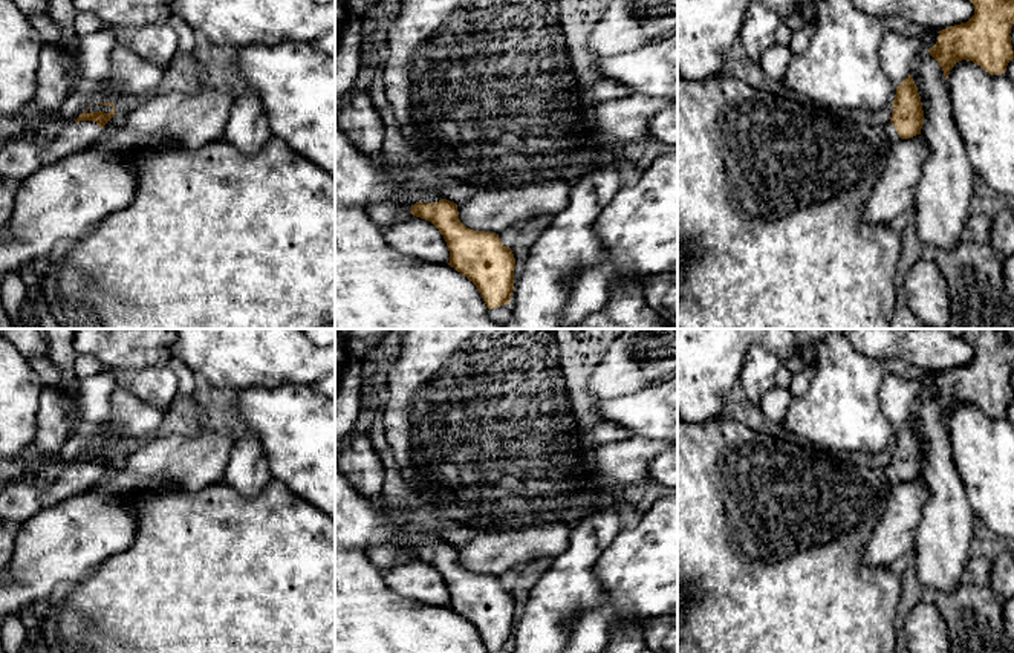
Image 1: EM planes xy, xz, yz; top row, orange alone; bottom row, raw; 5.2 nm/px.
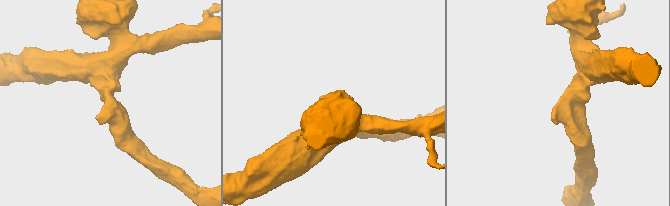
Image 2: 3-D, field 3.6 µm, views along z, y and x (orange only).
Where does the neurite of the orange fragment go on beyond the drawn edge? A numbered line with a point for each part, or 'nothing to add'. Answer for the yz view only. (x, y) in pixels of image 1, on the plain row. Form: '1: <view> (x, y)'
1: yz (892, 477)

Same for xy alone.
1: xy (75, 479)

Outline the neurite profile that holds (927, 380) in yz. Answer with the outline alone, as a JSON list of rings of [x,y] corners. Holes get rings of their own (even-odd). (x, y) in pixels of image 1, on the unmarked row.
[[[879,359],[878,362],[884,367],[887,375],[896,375],[907,381],[919,382],[925,393],[931,391],[939,379],[939,373],[918,369],[901,359]]]

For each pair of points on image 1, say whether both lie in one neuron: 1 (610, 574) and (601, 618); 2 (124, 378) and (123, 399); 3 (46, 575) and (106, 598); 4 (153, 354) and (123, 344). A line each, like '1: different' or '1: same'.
1: same
2: different
3: different
4: same

